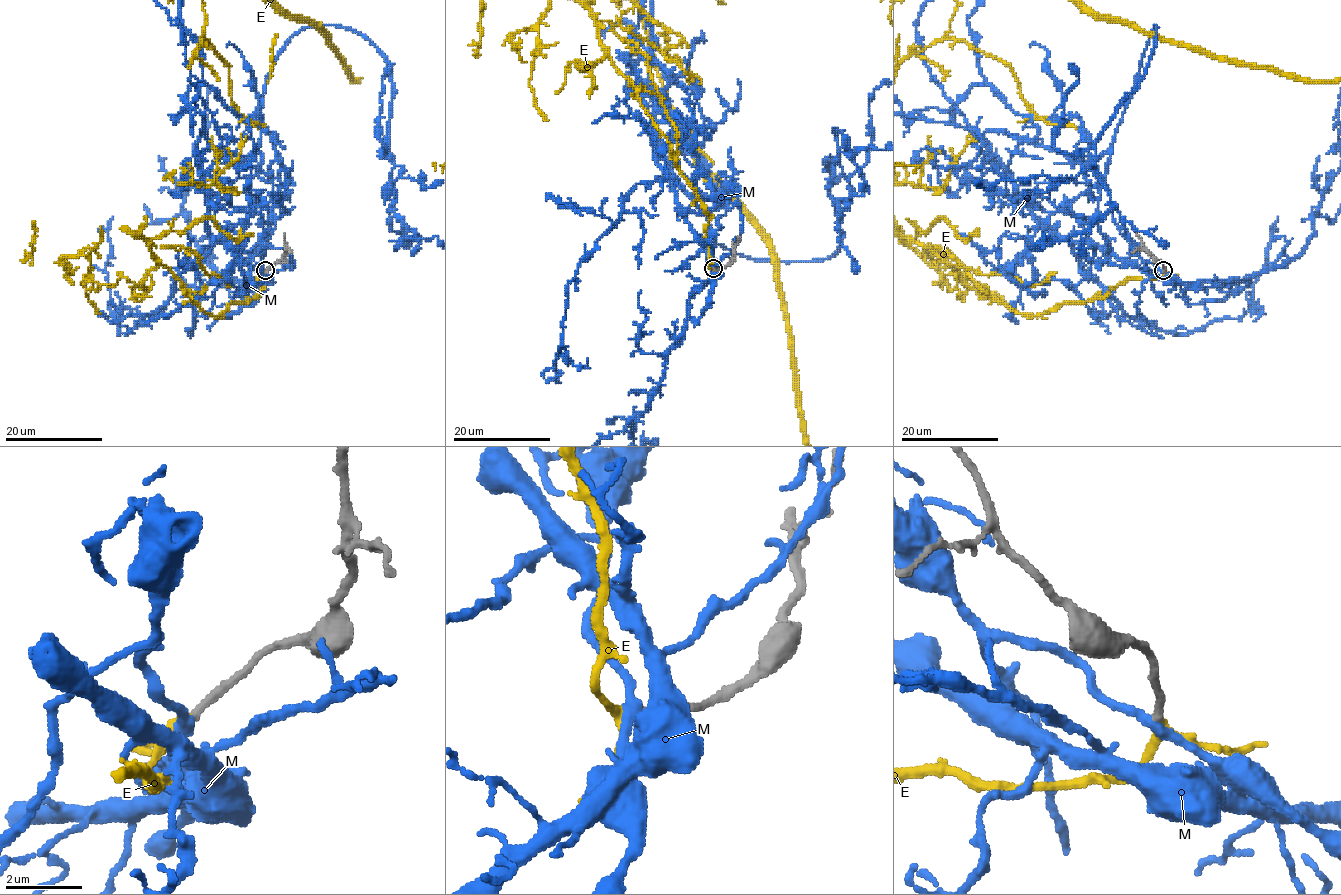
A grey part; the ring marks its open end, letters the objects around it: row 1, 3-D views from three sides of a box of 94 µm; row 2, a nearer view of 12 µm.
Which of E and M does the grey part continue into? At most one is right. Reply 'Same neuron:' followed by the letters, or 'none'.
Same neuron: E

